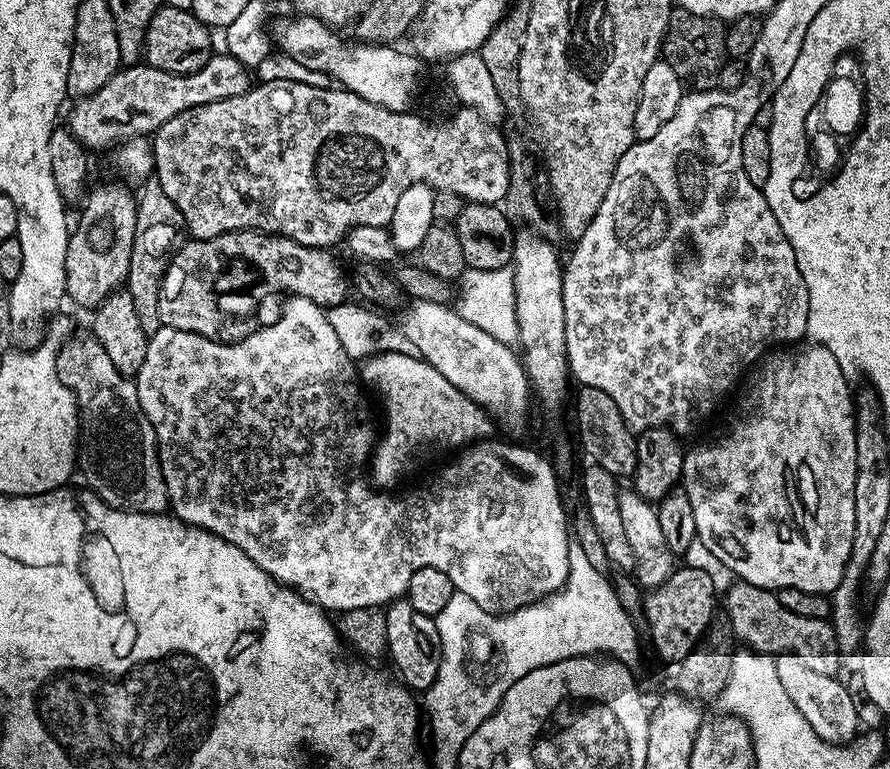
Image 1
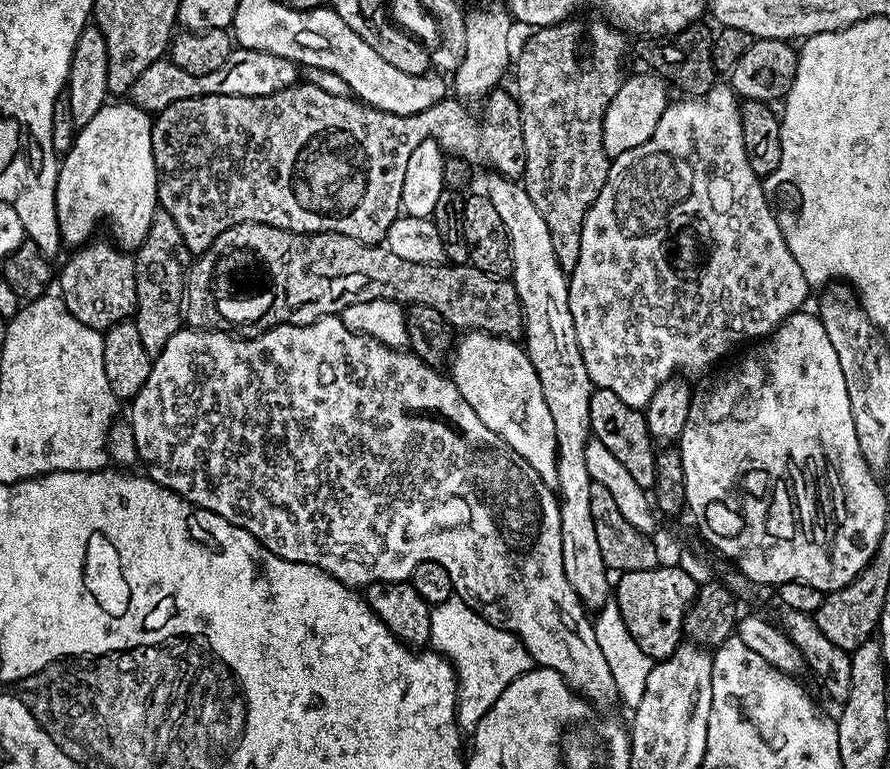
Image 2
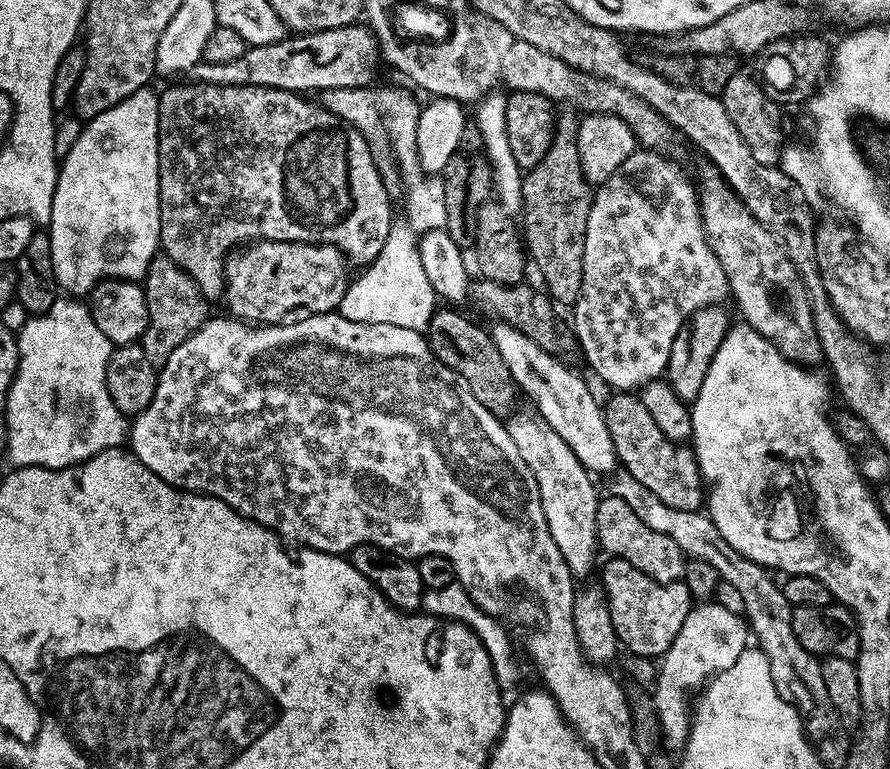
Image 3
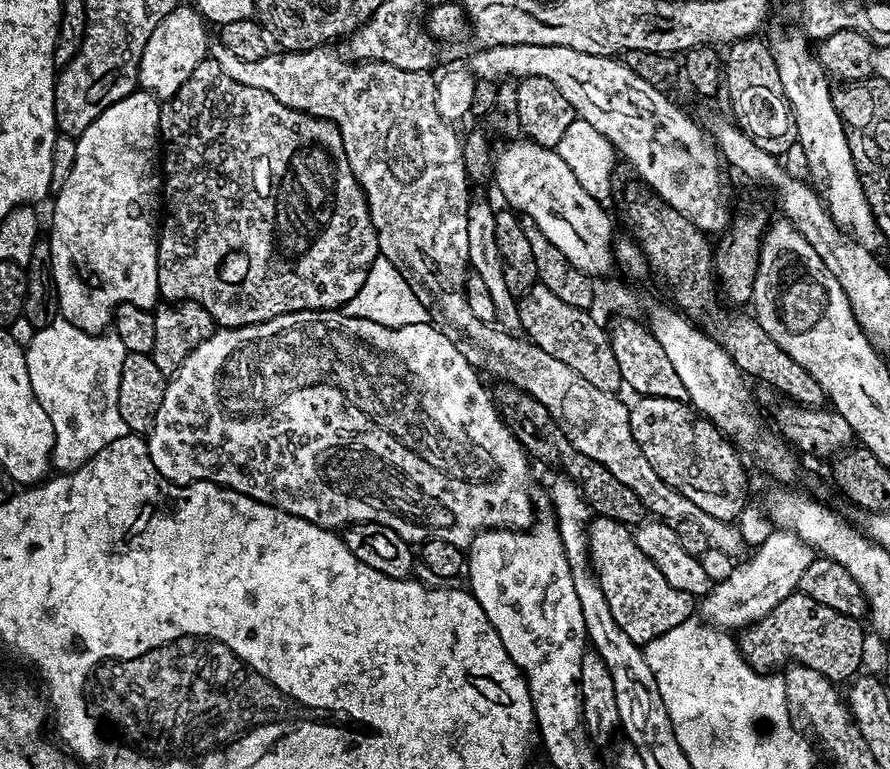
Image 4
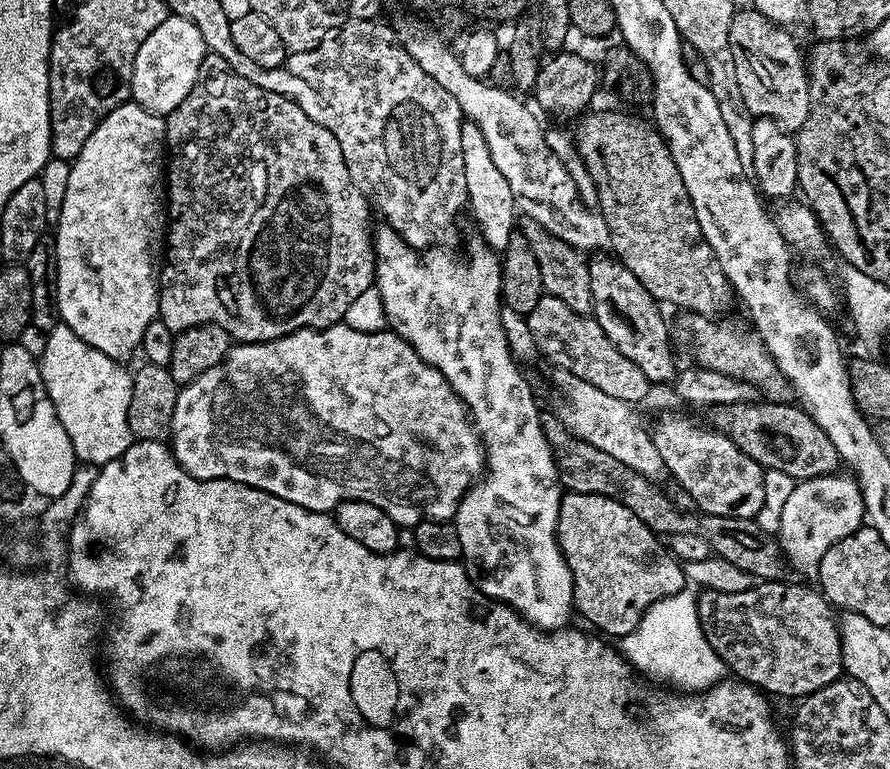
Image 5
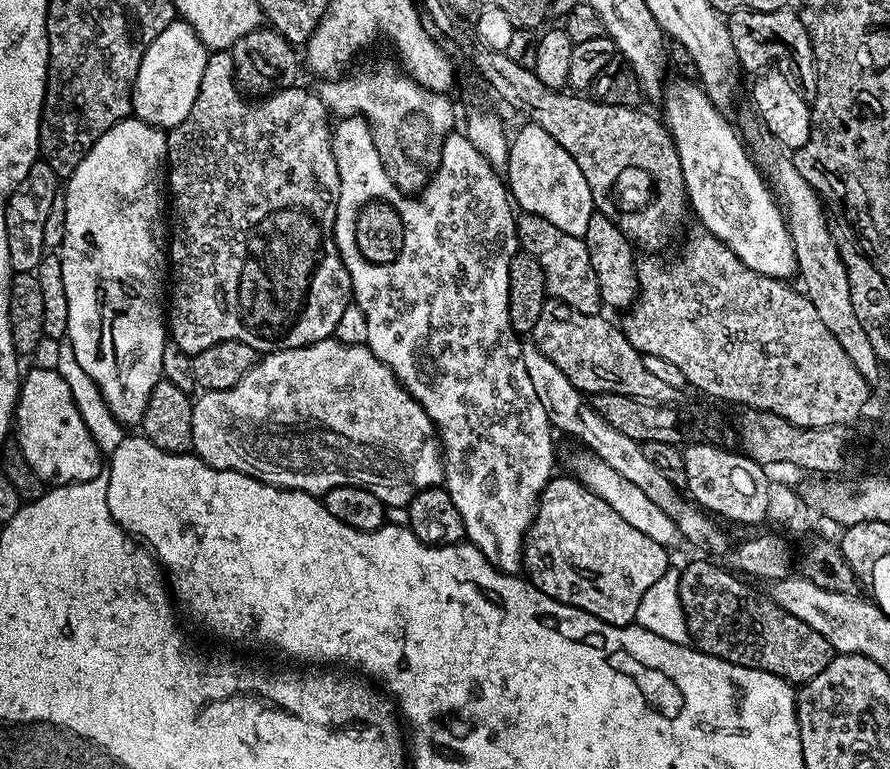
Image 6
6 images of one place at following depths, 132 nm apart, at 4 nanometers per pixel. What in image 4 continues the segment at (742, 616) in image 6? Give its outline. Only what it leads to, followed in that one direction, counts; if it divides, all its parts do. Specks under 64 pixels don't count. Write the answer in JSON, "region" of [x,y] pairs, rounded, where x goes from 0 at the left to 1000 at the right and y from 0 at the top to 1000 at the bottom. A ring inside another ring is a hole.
{"region":[[[896,767],[889,770],[879,783],[874,783],[874,788],[870,788],[870,793],[865,793],[855,806],[835,818],[830,823],[829,836],[837,861],[851,874],[863,876],[869,871],[880,870],[889,861],[910,866],[910,871],[919,871],[919,876],[936,887],[945,887],[944,884],[953,887],[967,873],[966,862],[971,858],[972,813],[966,810],[967,808],[961,801],[933,796],[928,788],[924,788],[924,783],[915,783],[915,778]]]}

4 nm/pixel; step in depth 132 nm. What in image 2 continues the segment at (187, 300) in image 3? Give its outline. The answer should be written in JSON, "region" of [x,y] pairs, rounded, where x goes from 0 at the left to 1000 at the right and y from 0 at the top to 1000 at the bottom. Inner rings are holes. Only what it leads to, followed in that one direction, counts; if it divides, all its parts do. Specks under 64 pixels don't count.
{"region":[[[176,273],[169,289],[166,308],[152,324],[153,339],[153,404],[151,420],[160,440],[160,450],[169,460],[183,455],[187,445],[204,425],[204,402],[209,394],[209,349],[202,345],[198,328],[208,326],[204,304],[196,294],[196,283],[183,273]]]}

